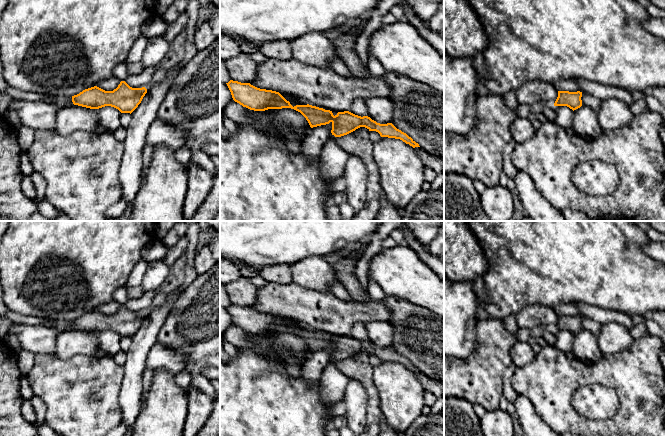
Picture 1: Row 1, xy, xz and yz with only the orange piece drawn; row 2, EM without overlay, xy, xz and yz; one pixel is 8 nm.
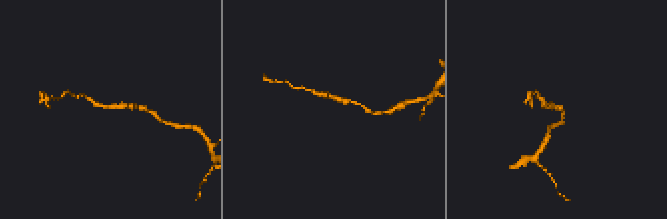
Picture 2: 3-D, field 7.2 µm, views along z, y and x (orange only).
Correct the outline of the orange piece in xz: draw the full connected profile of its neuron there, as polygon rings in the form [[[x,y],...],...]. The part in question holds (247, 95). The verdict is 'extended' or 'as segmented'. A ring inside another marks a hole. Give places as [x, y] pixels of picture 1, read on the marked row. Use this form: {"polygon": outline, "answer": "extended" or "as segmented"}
{"polygon": [[[230,80],[226,83],[232,98],[243,107],[254,111],[268,109],[291,108],[300,112],[308,121],[311,128],[332,123],[331,133],[335,137],[347,135],[360,127],[369,131],[376,131],[381,137],[400,139],[413,148],[420,147],[406,133],[397,129],[392,123],[380,124],[368,116],[358,116],[349,111],[338,112],[335,116],[332,111],[312,105],[292,106],[279,92],[260,89],[250,83],[241,83]]], "answer": "as segmented"}

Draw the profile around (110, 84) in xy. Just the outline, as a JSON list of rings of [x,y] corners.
[[[112,76],[106,80],[99,82],[96,86],[105,91],[113,91],[114,89],[118,87],[120,82],[121,81],[118,78]]]

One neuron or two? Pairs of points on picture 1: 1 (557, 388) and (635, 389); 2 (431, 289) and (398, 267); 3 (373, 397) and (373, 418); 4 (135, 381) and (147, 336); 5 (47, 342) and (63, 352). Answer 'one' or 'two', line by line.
1: one
2: one
3: one
4: one
5: two

